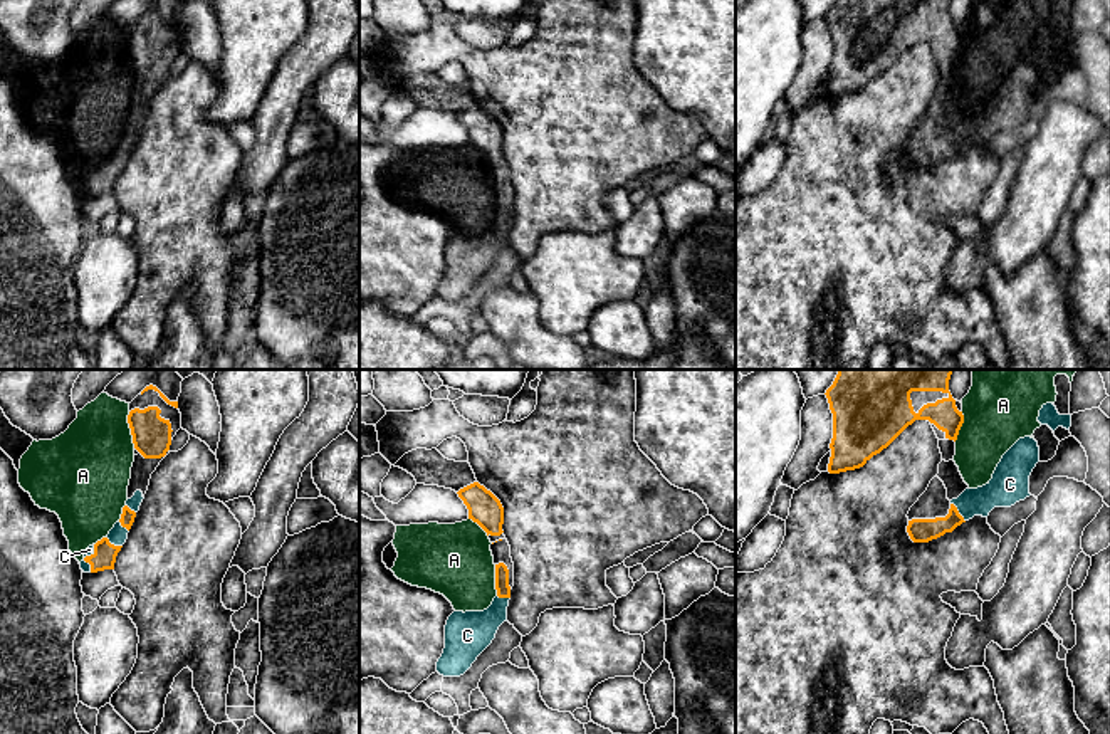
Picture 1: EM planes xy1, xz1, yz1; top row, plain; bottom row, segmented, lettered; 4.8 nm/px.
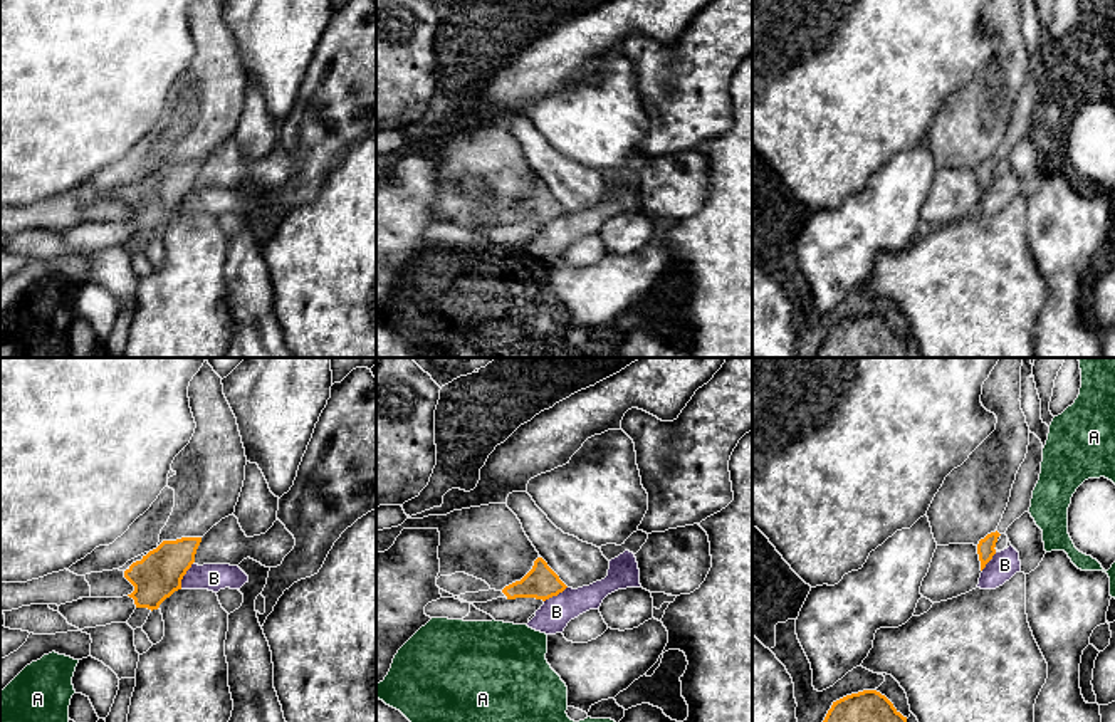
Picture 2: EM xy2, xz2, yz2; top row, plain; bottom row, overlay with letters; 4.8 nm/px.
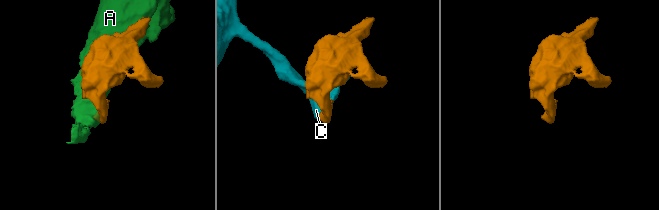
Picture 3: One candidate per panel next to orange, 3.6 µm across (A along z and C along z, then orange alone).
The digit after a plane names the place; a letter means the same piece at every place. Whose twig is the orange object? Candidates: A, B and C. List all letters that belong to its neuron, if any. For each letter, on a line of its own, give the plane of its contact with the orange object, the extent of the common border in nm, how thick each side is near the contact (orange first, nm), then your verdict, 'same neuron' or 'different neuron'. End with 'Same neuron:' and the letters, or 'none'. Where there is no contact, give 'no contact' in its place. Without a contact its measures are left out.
A: xy1 | 180 nm | 190/380 nm | different neuron
B: xy2 | 150 nm | 220/130 nm | different neuron
C: yz1 | 120 nm | 110/160 nm | same neuron
Same neuron: C

